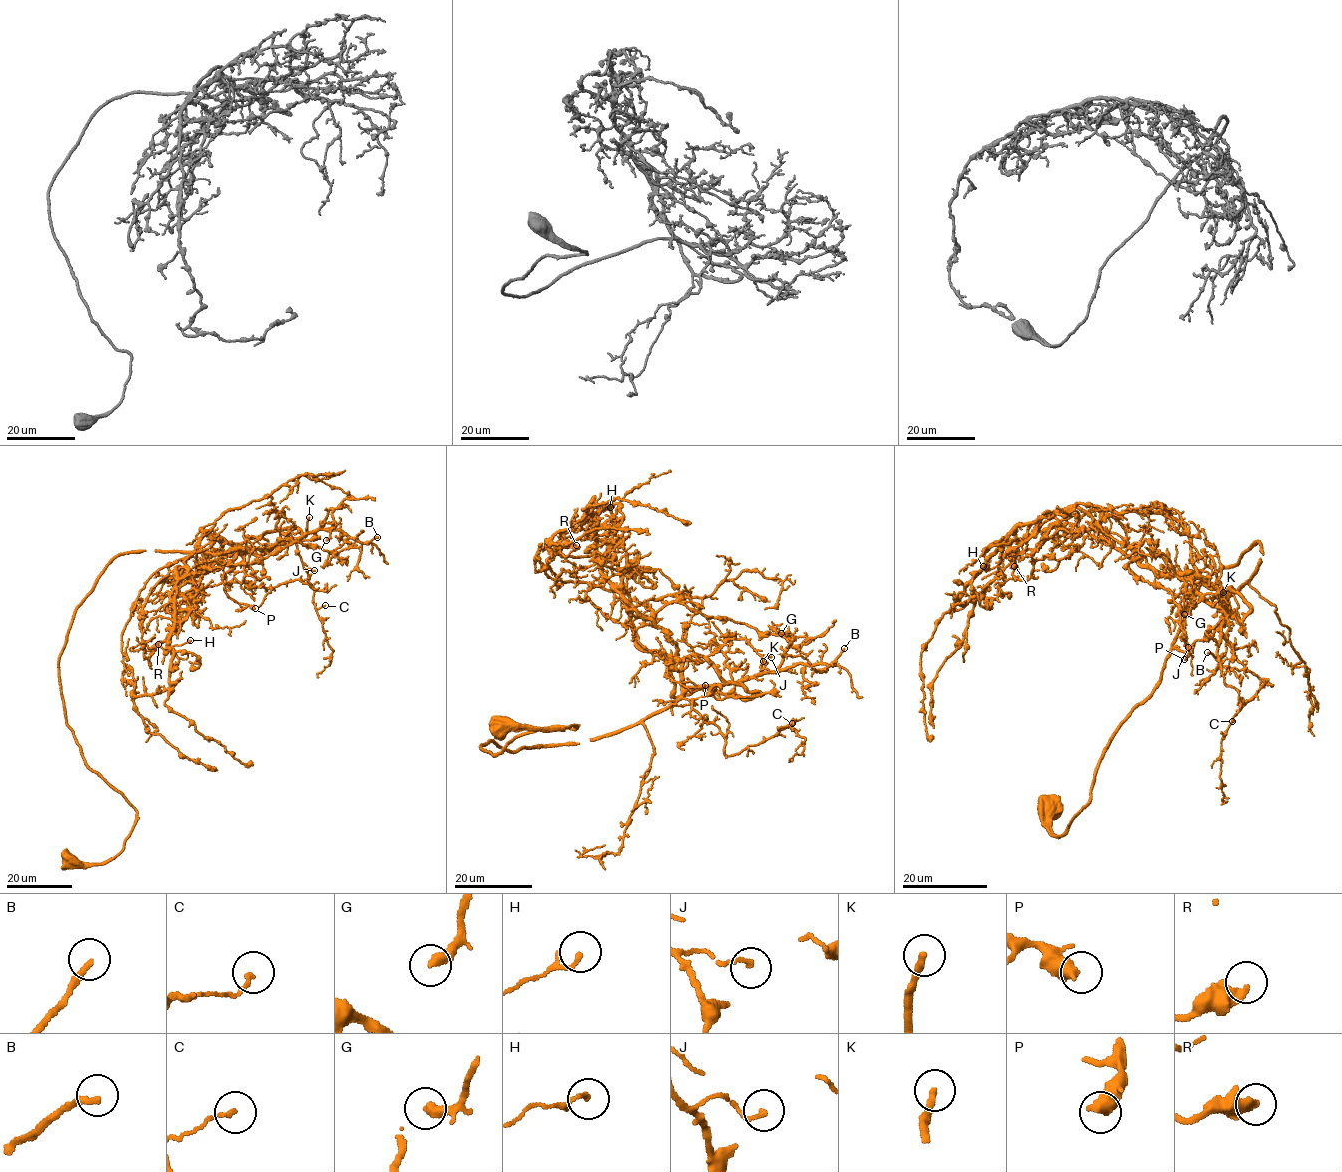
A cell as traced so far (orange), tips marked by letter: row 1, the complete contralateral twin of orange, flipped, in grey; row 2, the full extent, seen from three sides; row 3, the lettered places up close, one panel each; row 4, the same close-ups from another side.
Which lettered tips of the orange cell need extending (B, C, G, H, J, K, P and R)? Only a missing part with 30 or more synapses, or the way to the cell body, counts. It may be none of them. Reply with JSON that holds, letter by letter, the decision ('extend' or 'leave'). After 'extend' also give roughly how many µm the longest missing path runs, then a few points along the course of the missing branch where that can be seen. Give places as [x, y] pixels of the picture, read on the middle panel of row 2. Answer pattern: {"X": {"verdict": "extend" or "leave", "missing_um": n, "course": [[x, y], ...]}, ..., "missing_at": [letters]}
{"B": {"verdict": "leave"}, "C": {"verdict": "leave"}, "G": {"verdict": "leave"}, "H": {"verdict": "leave"}, "J": {"verdict": "leave"}, "K": {"verdict": "extend", "missing_um": 25, "course": [[763, 661], [761, 649], [756, 649], [741, 633], [738, 618], [732, 610], [723, 609]]}, "P": {"verdict": "leave"}, "R": {"verdict": "leave"}, "missing_at": ["K"]}

